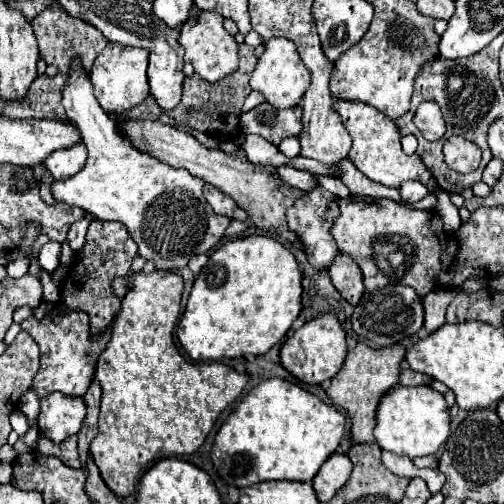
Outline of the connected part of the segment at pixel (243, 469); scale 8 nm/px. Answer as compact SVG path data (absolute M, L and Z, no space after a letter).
M272 377L256 385L224 421L214 439L212 463L220 477L238 489L278 479L312 483L318 469L340 447L344 433L344 413L296 383Z

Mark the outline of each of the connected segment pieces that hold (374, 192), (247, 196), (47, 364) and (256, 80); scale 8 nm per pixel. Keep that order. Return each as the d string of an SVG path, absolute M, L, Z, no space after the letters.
M344 157L340 163L334 163L336 169L340 169L340 181L354 193L354 195L370 195L370 197L390 197L398 203L404 203L404 200L401 198L398 189L394 187L384 187L384 185L376 185L374 181L366 179L356 167L354 163Z
M138 119L138 121L124 123L120 129L124 135L128 135L132 139L134 147L138 147L140 151L144 151L144 153L148 153L172 167L188 169L194 177L200 177L206 183L216 185L224 195L232 197L250 215L250 219L256 227L260 227L270 237L276 237L276 239L282 237L290 243L296 241L296 235L288 229L288 223L286 223L286 209L298 197L302 197L304 191L298 191L294 187L286 187L278 179L278 175L272 173L272 167L250 163L242 149L238 149L232 155L228 155L220 149L208 149L196 137L186 135L184 131L178 131L178 129L164 125L160 121Z
M58 305L46 313L44 319L26 319L22 321L22 329L30 333L30 337L38 343L40 347L40 369L34 377L32 387L40 393L52 393L60 391L64 395L84 395L88 387L92 385L94 371L96 371L96 359L100 357L100 351L108 345L110 333L112 333L112 323L100 333L92 335L90 333L90 319L84 311L58 311Z
M276 37L276 39L266 41L266 51L258 59L258 65L256 65L252 79L250 79L252 89L260 91L270 105L274 105L278 109L288 109L288 107L296 107L300 103L308 83L310 83L308 69L304 67L292 41L284 39L284 37Z

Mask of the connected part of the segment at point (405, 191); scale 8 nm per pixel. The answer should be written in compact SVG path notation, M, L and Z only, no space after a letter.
M406 181L406 183L402 183L400 193L402 193L402 197L404 197L406 201L416 203L416 201L424 199L430 191L428 191L428 187L422 187L422 185L420 185L420 183L416 183L416 181Z

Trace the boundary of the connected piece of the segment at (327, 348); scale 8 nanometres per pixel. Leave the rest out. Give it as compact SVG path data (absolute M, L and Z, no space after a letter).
M326 313L304 323L298 331L294 331L282 345L280 359L282 359L282 365L300 381L308 385L320 385L322 381L332 379L340 371L340 367L344 365L346 353L348 353L346 333L338 317L334 313Z

